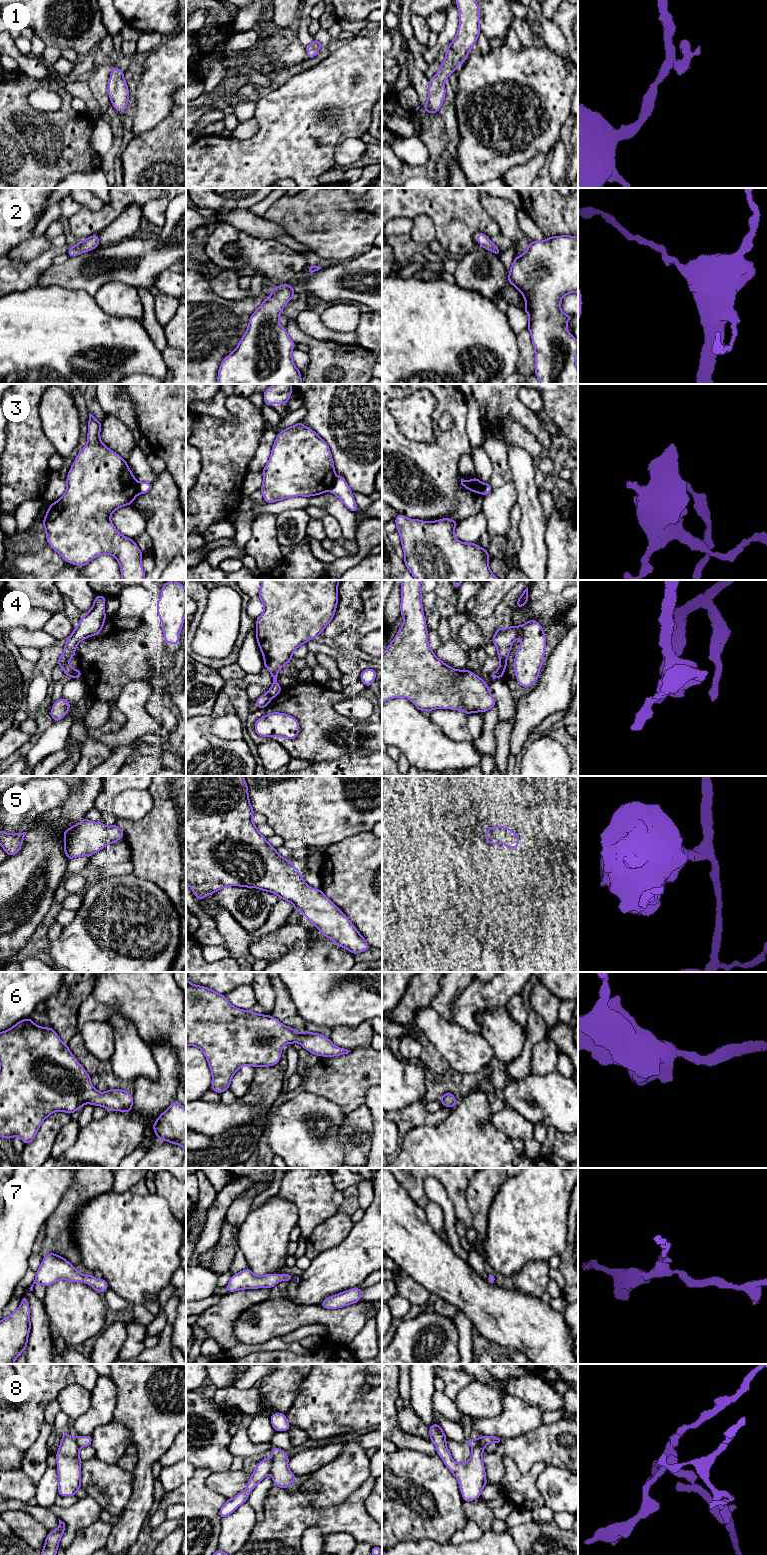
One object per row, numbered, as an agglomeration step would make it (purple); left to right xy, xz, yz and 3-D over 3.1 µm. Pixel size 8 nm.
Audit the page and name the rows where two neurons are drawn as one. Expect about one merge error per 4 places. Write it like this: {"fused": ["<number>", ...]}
{"fused": ["3", "4", "8"]}

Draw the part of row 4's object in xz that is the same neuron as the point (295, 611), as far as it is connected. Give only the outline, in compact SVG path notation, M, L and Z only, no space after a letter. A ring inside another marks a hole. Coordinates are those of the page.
M262 580L259 599L264 605L263 613L256 619L256 639L266 667L273 677L268 694L274 698L282 691L277 682L279 670L292 660L293 652L309 640L321 635L332 621L338 603L337 588L340 580Z

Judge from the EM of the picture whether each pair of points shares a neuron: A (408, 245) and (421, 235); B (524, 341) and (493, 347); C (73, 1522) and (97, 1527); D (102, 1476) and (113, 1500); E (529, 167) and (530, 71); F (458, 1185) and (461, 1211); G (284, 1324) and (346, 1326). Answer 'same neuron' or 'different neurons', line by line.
A: different neurons
B: different neurons
C: different neurons
D: same neuron
E: different neurons
F: same neuron
G: same neuron

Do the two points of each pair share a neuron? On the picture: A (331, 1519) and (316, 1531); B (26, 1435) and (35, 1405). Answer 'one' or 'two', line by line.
A: two
B: one

